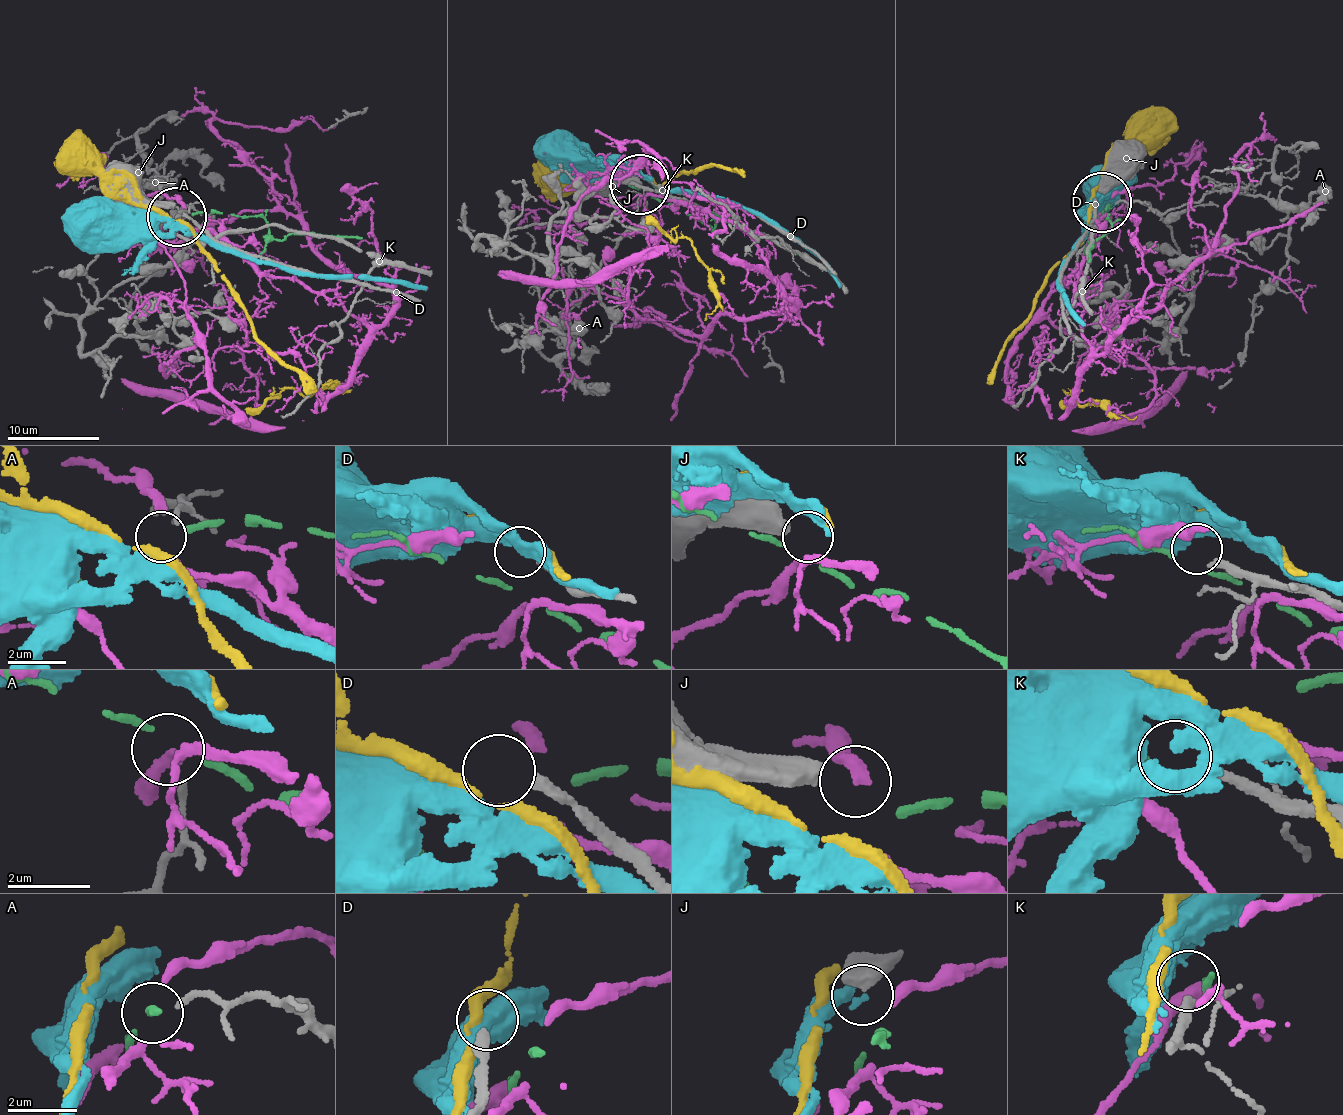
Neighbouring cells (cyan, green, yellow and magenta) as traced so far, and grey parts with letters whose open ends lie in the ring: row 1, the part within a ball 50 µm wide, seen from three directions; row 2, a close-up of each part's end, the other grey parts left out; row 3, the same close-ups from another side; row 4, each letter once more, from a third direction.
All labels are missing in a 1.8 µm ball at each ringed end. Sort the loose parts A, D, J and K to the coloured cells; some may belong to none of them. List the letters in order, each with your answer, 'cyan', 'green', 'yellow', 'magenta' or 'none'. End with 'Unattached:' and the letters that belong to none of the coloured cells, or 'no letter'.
A: none
D: none
J: none
K: none
Unattached: A, D, J, K

